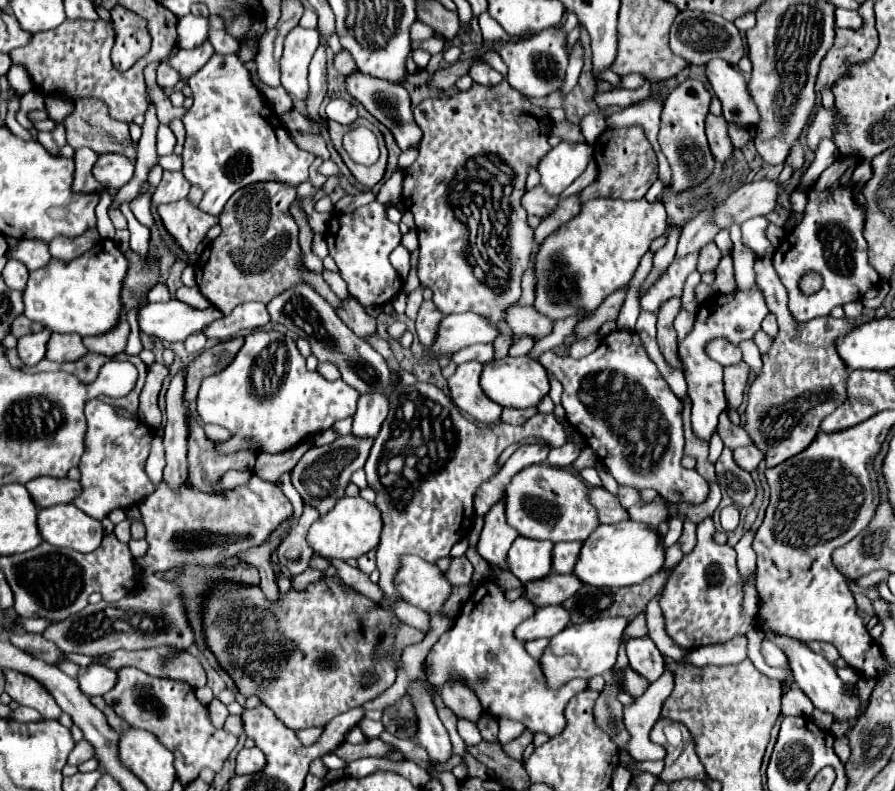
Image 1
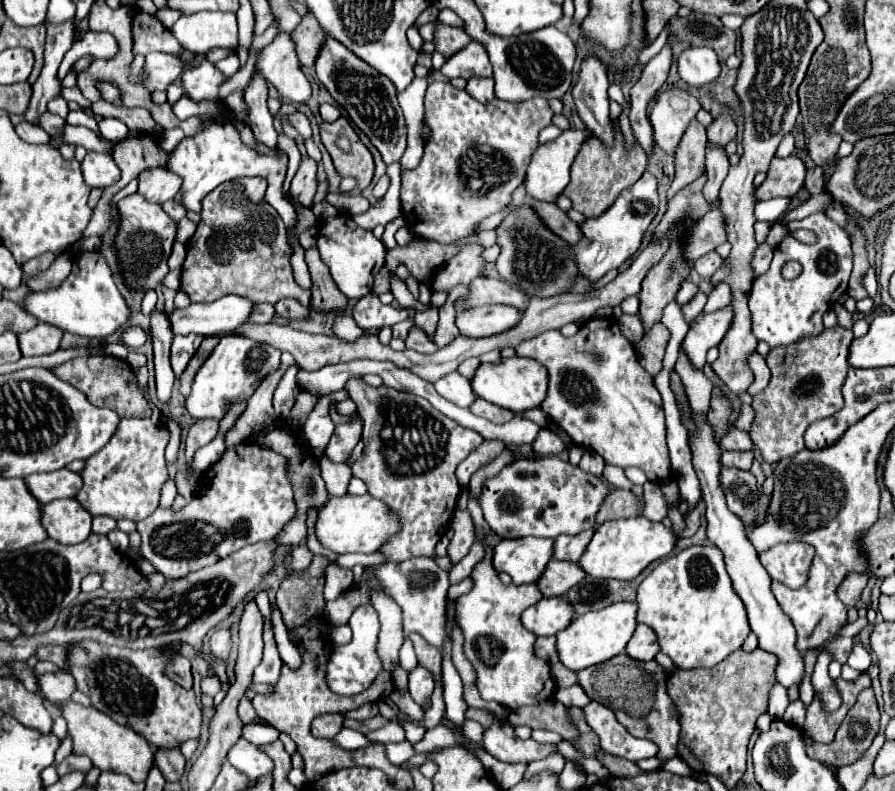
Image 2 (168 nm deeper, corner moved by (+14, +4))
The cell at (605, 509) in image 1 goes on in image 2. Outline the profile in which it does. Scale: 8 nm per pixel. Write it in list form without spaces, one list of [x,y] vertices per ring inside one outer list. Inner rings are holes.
[[[612,490],[600,510],[598,510],[598,518],[596,524],[608,522],[608,520],[618,520],[618,518],[630,518],[642,514],[642,502],[628,490]]]

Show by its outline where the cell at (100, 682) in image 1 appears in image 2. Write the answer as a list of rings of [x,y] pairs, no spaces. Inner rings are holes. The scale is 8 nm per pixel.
[[[58,670],[54,674],[42,674],[38,682],[40,682],[44,706],[54,720],[60,714],[59,711],[54,711],[54,705],[58,705],[58,702],[68,702],[70,696],[76,692],[74,676],[68,670]]]

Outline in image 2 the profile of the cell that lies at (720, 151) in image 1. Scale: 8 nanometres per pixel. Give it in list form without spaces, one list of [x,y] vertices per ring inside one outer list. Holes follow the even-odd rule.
[[[694,120],[682,136],[682,142],[676,150],[676,178],[666,194],[666,198],[674,198],[680,188],[694,182],[704,168],[704,148],[706,148],[706,128]]]

